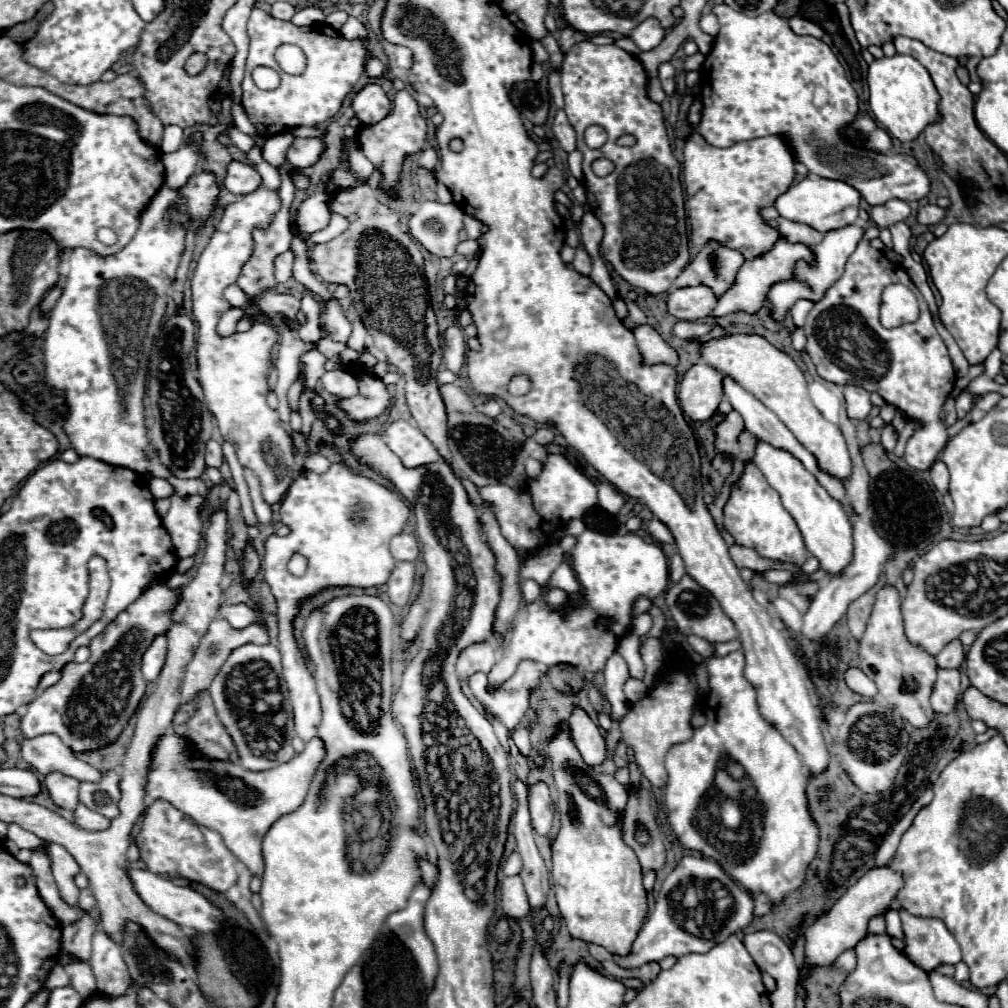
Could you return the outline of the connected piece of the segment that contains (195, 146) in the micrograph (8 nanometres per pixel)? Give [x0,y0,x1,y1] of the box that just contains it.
[162,134,200,190]

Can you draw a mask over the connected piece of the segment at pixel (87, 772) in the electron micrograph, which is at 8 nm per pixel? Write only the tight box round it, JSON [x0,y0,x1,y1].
[20,734,100,782]

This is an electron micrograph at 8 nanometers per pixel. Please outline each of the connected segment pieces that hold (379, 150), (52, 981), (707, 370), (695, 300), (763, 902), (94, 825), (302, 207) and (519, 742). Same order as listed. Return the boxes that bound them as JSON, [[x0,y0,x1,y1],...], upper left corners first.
[[357,90,426,184],[44,964,70,990],[678,364,722,422],[666,286,716,320],[754,894,770,916],[74,804,110,830],[294,192,330,234],[512,728,542,764]]

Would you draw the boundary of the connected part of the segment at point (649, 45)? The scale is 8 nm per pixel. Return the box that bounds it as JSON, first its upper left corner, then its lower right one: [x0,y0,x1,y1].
[630,18,666,52]

